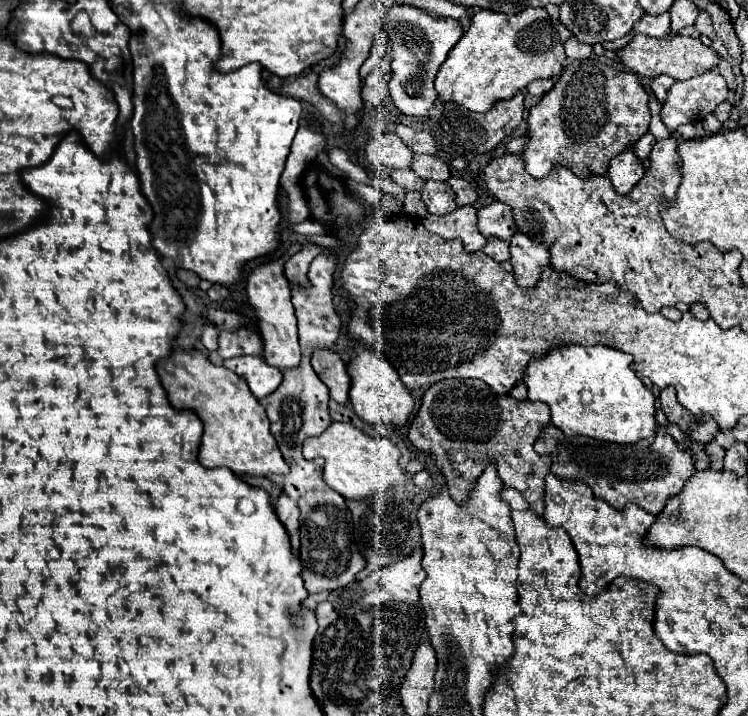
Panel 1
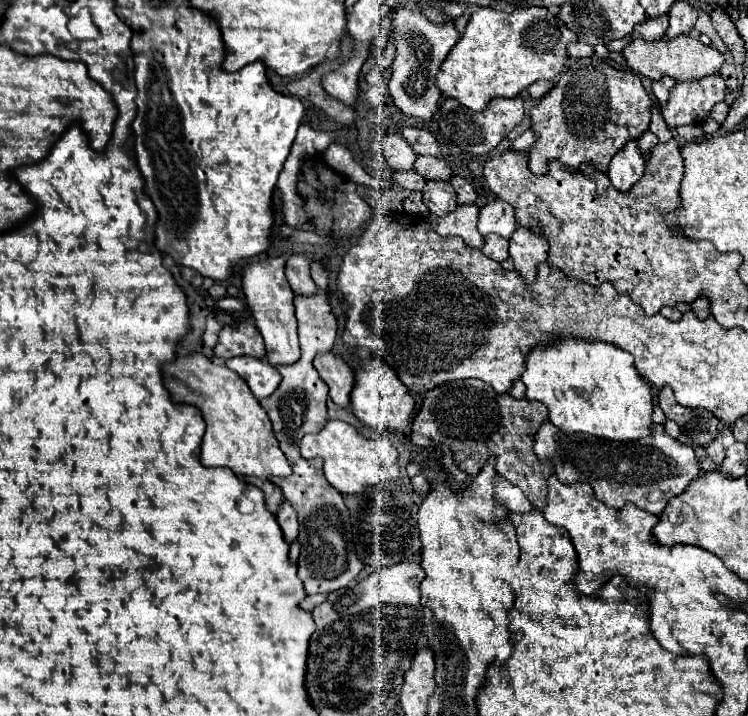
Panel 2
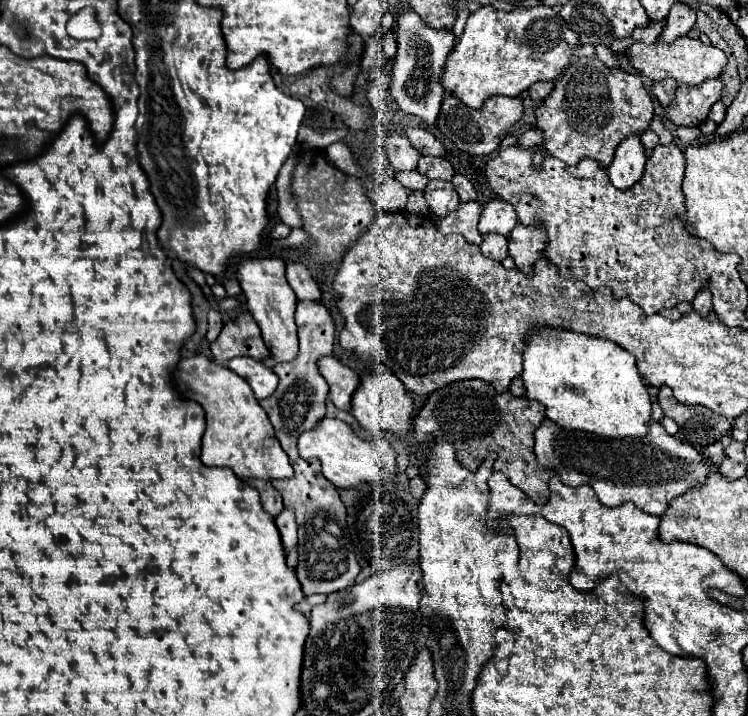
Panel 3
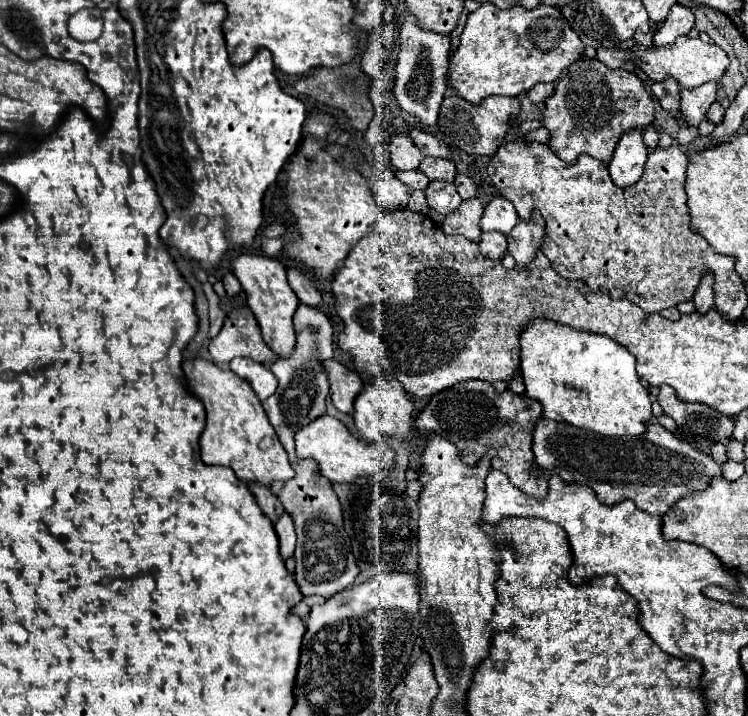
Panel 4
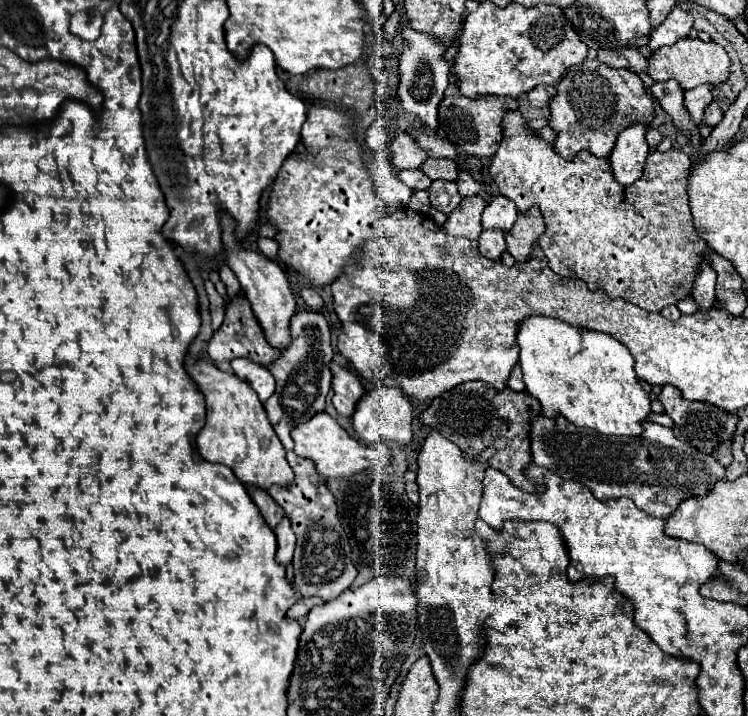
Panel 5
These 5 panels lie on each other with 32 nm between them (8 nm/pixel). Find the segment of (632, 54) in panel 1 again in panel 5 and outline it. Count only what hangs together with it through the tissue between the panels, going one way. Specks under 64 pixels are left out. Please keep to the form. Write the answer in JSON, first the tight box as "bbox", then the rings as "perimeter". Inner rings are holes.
{"bbox":[646,38,730,90],"perimeter":[[[680,38],[676,44],[664,46],[664,48],[658,48],[656,52],[652,52],[648,56],[646,72],[656,82],[674,78],[674,80],[678,80],[678,84],[684,90],[690,90],[700,84],[722,84],[730,72],[730,58],[728,58],[726,50],[716,42],[702,42],[700,38],[694,38],[694,40]]]}

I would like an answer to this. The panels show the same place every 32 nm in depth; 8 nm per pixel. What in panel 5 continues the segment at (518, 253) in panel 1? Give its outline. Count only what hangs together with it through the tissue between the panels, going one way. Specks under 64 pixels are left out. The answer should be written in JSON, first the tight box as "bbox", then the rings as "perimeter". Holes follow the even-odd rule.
{"bbox":[506,206,544,262],"perimeter":[[[534,206],[526,214],[520,214],[512,230],[506,234],[508,252],[516,258],[516,262],[528,262],[532,256],[532,246],[544,234],[544,218],[540,210]]]}

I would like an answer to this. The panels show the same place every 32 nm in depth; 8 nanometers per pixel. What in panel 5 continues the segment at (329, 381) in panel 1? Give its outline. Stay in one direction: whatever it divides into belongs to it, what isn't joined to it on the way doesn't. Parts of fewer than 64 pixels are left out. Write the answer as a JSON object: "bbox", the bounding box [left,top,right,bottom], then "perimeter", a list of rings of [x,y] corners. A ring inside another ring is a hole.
{"bbox":[330,362,364,416],"perimeter":[[[330,362],[330,372],[332,372],[332,390],[334,390],[332,404],[342,416],[352,416],[356,402],[364,394],[364,384],[354,372],[334,362]]]}

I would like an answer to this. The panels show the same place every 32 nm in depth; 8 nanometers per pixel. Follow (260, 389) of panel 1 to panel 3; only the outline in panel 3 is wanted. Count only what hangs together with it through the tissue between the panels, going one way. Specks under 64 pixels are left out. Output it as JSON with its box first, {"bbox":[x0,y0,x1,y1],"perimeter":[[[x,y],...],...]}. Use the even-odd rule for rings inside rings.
{"bbox":[226,356,280,400],"perimeter":[[[248,356],[232,358],[226,362],[226,366],[250,384],[256,400],[262,400],[262,398],[268,398],[270,394],[274,394],[278,380],[280,380],[268,364],[254,360],[254,358],[248,358]]]}

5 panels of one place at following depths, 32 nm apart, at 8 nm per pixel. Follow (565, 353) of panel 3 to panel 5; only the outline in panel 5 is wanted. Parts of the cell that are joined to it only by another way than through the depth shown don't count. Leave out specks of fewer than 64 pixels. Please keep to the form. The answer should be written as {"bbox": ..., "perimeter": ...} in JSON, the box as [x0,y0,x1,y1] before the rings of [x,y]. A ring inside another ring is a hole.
{"bbox":[518,316,650,436],"perimeter":[[[530,316],[518,328],[518,346],[526,392],[540,400],[542,416],[564,416],[574,426],[590,428],[606,436],[640,436],[644,430],[642,422],[650,414],[650,398],[634,372],[634,358],[622,342],[604,332],[574,328],[562,320]]]}

